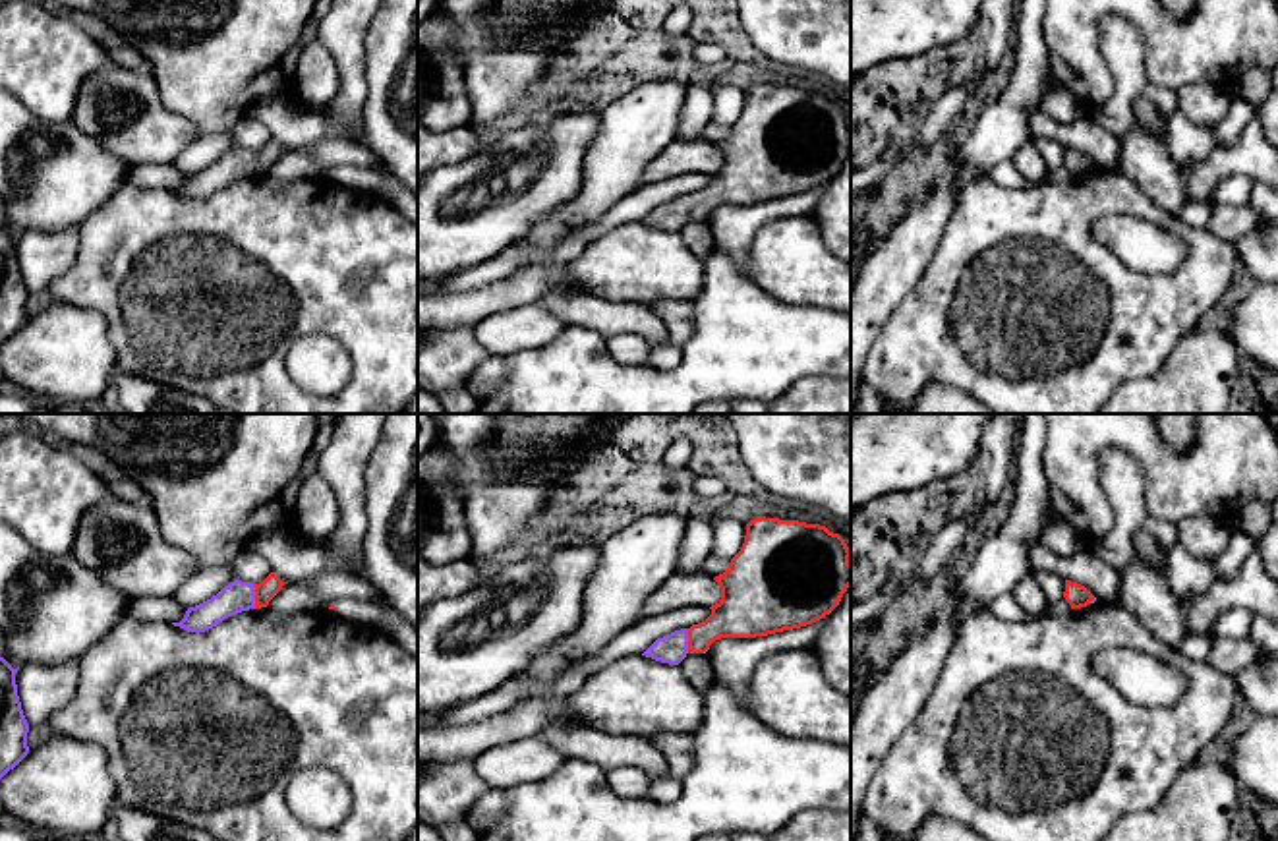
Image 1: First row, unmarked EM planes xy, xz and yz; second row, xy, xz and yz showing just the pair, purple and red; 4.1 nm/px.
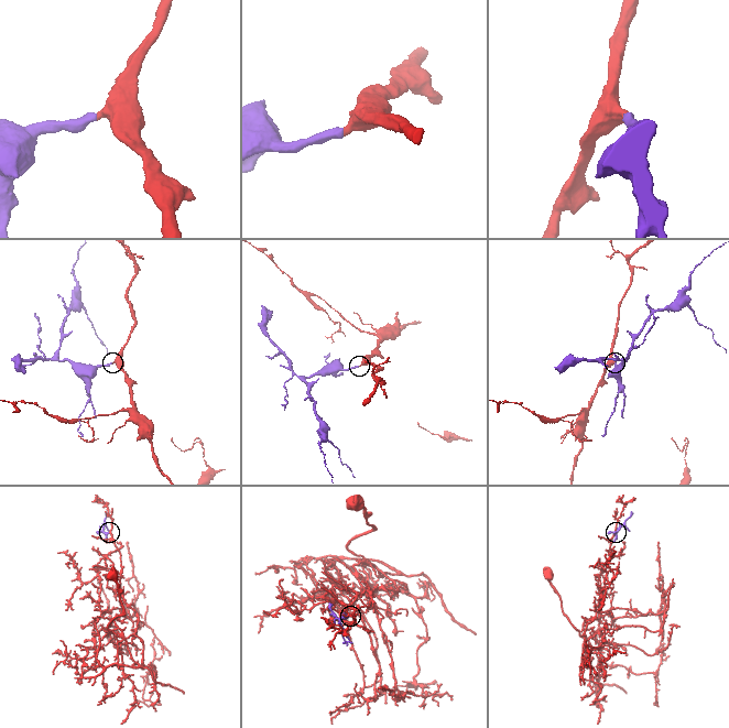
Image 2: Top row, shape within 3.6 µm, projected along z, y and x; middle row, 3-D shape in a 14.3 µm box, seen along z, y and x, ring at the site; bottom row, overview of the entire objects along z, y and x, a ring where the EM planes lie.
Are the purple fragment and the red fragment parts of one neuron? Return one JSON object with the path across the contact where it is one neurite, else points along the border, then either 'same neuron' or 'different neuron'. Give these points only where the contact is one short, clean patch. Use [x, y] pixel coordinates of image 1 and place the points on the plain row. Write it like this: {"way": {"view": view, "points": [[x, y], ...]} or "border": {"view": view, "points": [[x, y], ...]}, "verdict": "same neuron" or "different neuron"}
{"verdict": "same neuron"}

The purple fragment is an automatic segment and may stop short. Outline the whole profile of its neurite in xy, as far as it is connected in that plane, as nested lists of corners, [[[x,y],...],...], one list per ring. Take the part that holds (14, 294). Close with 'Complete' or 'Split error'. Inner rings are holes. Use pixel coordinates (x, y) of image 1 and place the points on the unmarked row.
[[[0,224],[0,346],[29,321],[29,290],[17,263],[15,240],[17,236]]]. Complete

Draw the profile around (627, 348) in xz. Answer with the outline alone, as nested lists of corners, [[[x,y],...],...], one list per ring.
[[[623,333],[607,338],[611,358],[624,365],[646,365],[650,342],[638,334]]]

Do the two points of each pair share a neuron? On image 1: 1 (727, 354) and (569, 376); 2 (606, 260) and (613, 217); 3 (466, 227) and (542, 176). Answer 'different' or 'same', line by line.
1: same
2: different
3: same

